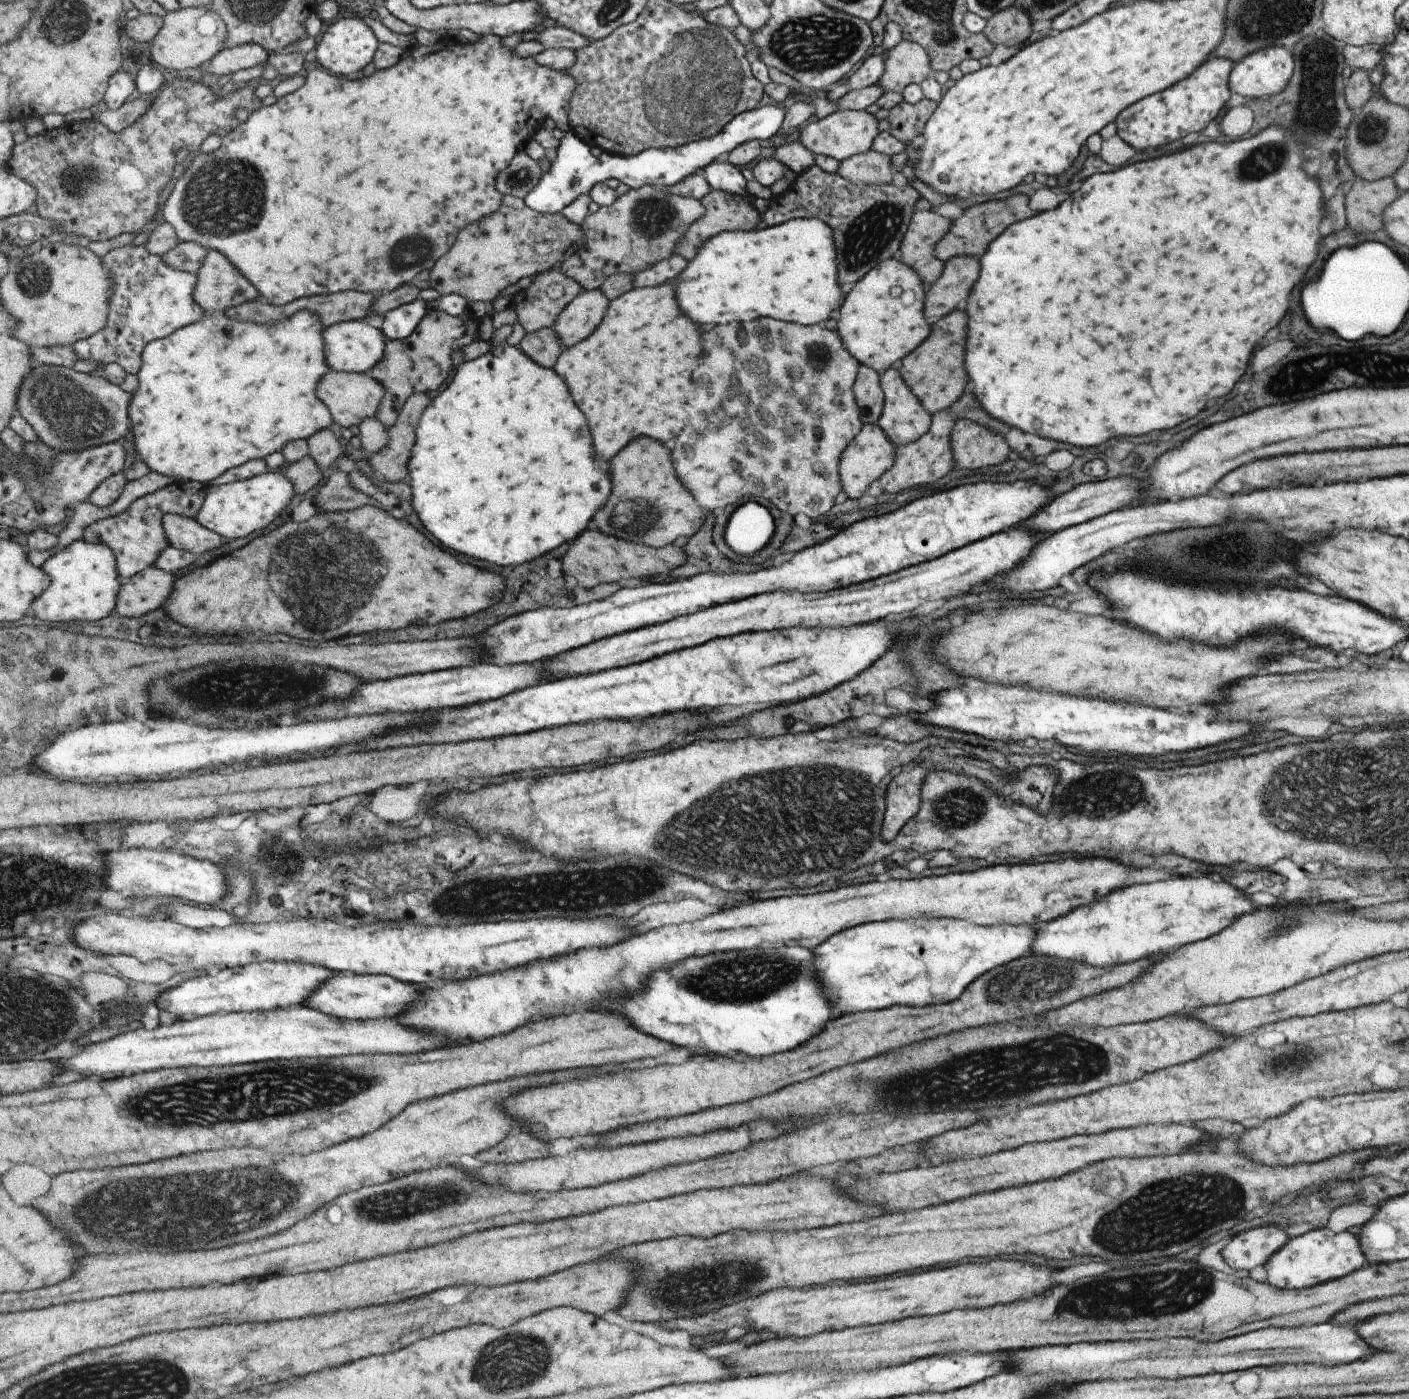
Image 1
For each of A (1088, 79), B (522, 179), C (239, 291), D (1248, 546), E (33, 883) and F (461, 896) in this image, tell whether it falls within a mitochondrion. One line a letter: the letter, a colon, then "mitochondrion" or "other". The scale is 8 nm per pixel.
A: other
B: mitochondrion
C: mitochondrion
D: mitochondrion
E: mitochondrion
F: mitochondrion

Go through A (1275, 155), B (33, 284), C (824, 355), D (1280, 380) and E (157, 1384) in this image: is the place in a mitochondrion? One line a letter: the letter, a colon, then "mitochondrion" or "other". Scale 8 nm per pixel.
A: mitochondrion
B: mitochondrion
C: mitochondrion
D: other
E: mitochondrion

